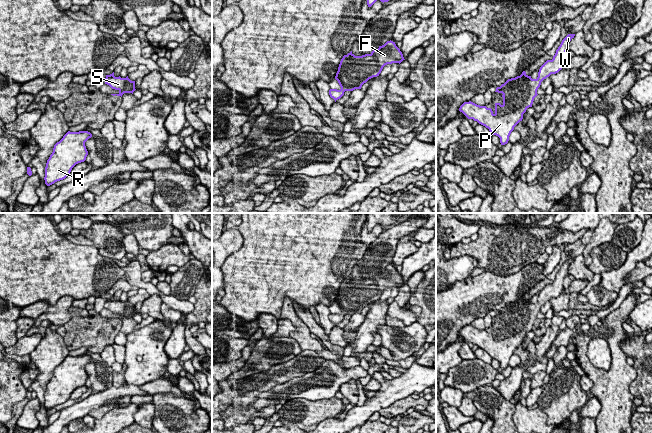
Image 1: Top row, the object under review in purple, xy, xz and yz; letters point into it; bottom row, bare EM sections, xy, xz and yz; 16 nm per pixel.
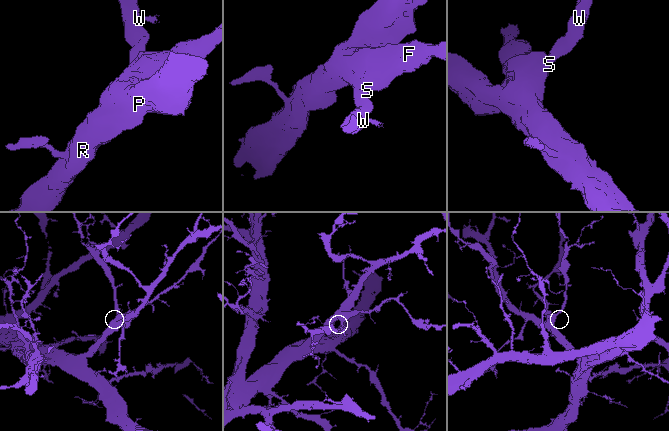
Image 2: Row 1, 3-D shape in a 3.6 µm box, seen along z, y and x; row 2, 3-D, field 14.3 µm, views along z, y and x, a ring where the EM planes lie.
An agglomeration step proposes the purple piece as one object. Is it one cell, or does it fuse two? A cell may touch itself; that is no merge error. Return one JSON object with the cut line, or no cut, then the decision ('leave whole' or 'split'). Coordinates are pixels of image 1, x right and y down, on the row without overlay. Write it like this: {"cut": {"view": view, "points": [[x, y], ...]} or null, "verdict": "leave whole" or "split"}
{"cut": null, "verdict": "leave whole"}

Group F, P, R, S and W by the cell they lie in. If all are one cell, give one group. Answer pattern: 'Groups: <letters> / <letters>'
Groups: F P R S W

